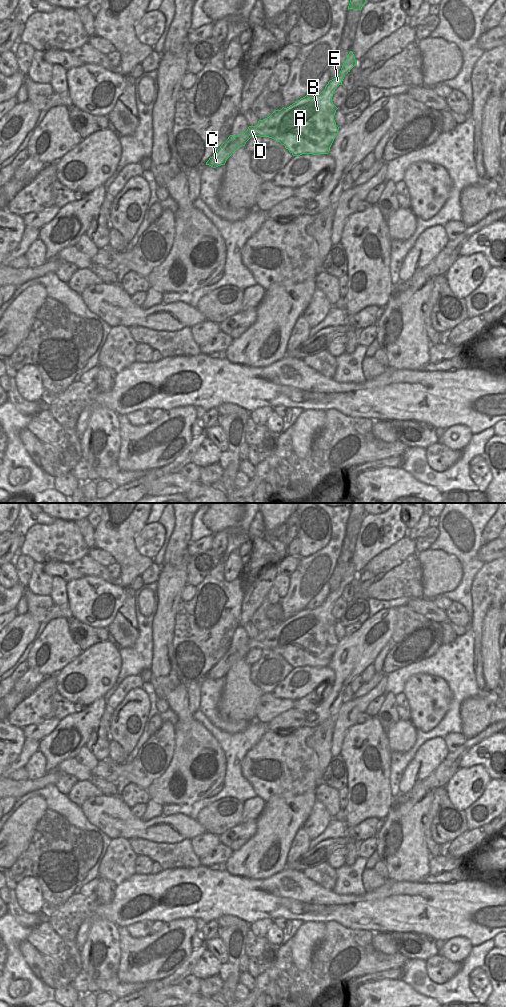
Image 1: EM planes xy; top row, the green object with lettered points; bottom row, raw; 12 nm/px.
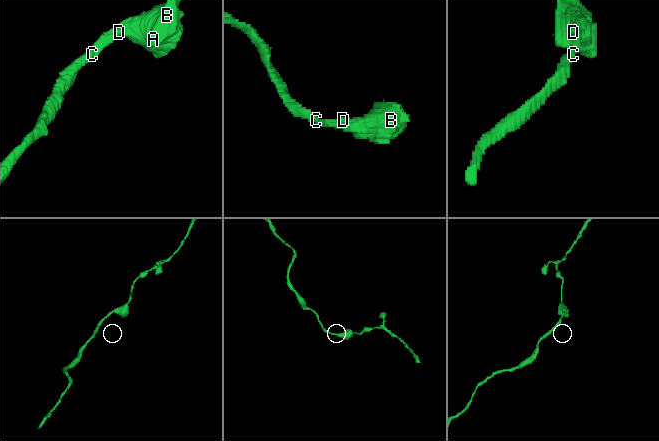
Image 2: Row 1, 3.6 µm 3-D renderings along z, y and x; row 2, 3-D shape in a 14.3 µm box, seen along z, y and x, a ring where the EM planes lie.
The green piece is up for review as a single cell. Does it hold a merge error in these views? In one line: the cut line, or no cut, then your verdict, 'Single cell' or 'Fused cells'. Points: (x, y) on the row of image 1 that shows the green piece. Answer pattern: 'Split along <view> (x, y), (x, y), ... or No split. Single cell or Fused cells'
No split. Single cell.

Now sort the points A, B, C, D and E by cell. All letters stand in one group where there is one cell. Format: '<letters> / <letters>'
A B C D E

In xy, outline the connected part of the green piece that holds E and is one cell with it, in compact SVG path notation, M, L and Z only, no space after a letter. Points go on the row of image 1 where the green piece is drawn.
M350 51L339 75L330 80L319 95L306 95L287 108L275 110L269 117L259 120L257 125L249 126L244 134L230 135L206 165L213 168L225 165L232 153L245 146L253 136L272 138L293 156L328 154L339 130L334 120L338 108L332 102L333 93L355 65L357 60Z

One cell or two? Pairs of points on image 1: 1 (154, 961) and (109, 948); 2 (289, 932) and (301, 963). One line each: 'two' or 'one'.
1: two
2: two

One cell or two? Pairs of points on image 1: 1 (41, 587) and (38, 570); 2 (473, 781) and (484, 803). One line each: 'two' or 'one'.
1: one
2: two

